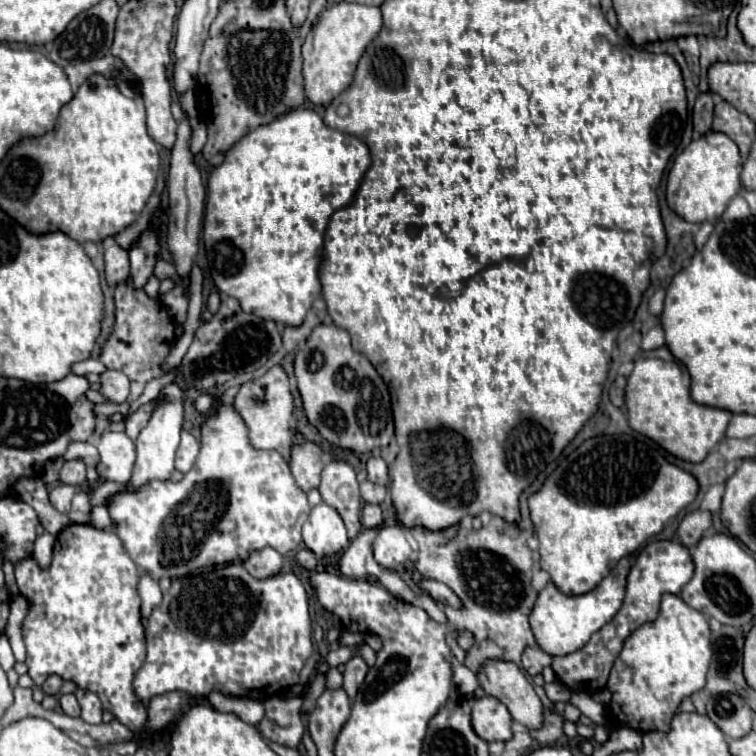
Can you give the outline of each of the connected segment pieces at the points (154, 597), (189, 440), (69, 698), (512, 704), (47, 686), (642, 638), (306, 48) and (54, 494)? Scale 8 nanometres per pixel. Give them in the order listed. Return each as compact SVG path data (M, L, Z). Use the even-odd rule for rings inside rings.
M142 575L140 583L138 583L138 593L142 599L142 617L150 617L154 607L158 607L162 603L160 587L150 575Z
M184 431L180 447L176 451L176 469L180 473L188 473L192 469L196 457L198 457L198 449L200 449L198 441L188 431Z
M62 695L60 697L60 705L62 705L62 711L70 717L80 717L80 705L76 701L74 695Z
M488 659L480 665L476 679L480 683L480 687L486 691L486 695L496 697L498 701L502 701L512 719L522 723L526 729L538 729L542 725L542 701L540 697L534 693L532 685L528 683L528 679L524 677L524 673L512 663L512 661L498 661L498 659Z
M48 677L46 681L44 681L44 685L42 685L42 691L46 693L46 695L58 695L58 691L60 691L60 687L62 687L62 679L60 677Z
M662 595L656 621L638 627L624 641L614 661L608 679L608 689L612 691L608 721L630 725L640 733L668 731L680 701L704 687L710 655L710 627L706 617L686 605L678 595Z
M340 1L324 9L302 45L302 77L306 99L314 105L328 105L334 97L338 97L352 83L358 59L362 57L366 45L380 33L380 29L382 15L378 7Z
M58 485L50 491L50 503L60 511L60 513L70 513L70 503L76 493L76 487L72 485Z

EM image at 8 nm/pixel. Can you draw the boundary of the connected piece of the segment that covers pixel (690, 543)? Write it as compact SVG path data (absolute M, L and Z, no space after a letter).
M698 509L698 511L688 513L680 521L676 535L678 535L678 539L680 539L680 543L684 547L694 549L696 543L700 541L700 537L704 535L704 531L710 529L710 527L712 527L712 515L710 515L710 511L700 511Z

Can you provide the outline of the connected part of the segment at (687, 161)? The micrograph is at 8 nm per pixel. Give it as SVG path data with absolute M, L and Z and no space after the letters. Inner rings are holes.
M710 131L708 137L692 141L672 163L666 181L668 207L690 223L714 223L740 189L742 159L738 147L724 133Z

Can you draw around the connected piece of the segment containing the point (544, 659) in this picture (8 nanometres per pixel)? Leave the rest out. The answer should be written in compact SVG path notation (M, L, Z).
M526 647L522 653L522 667L534 677L542 673L544 667L552 665L552 657L546 655L540 647Z

